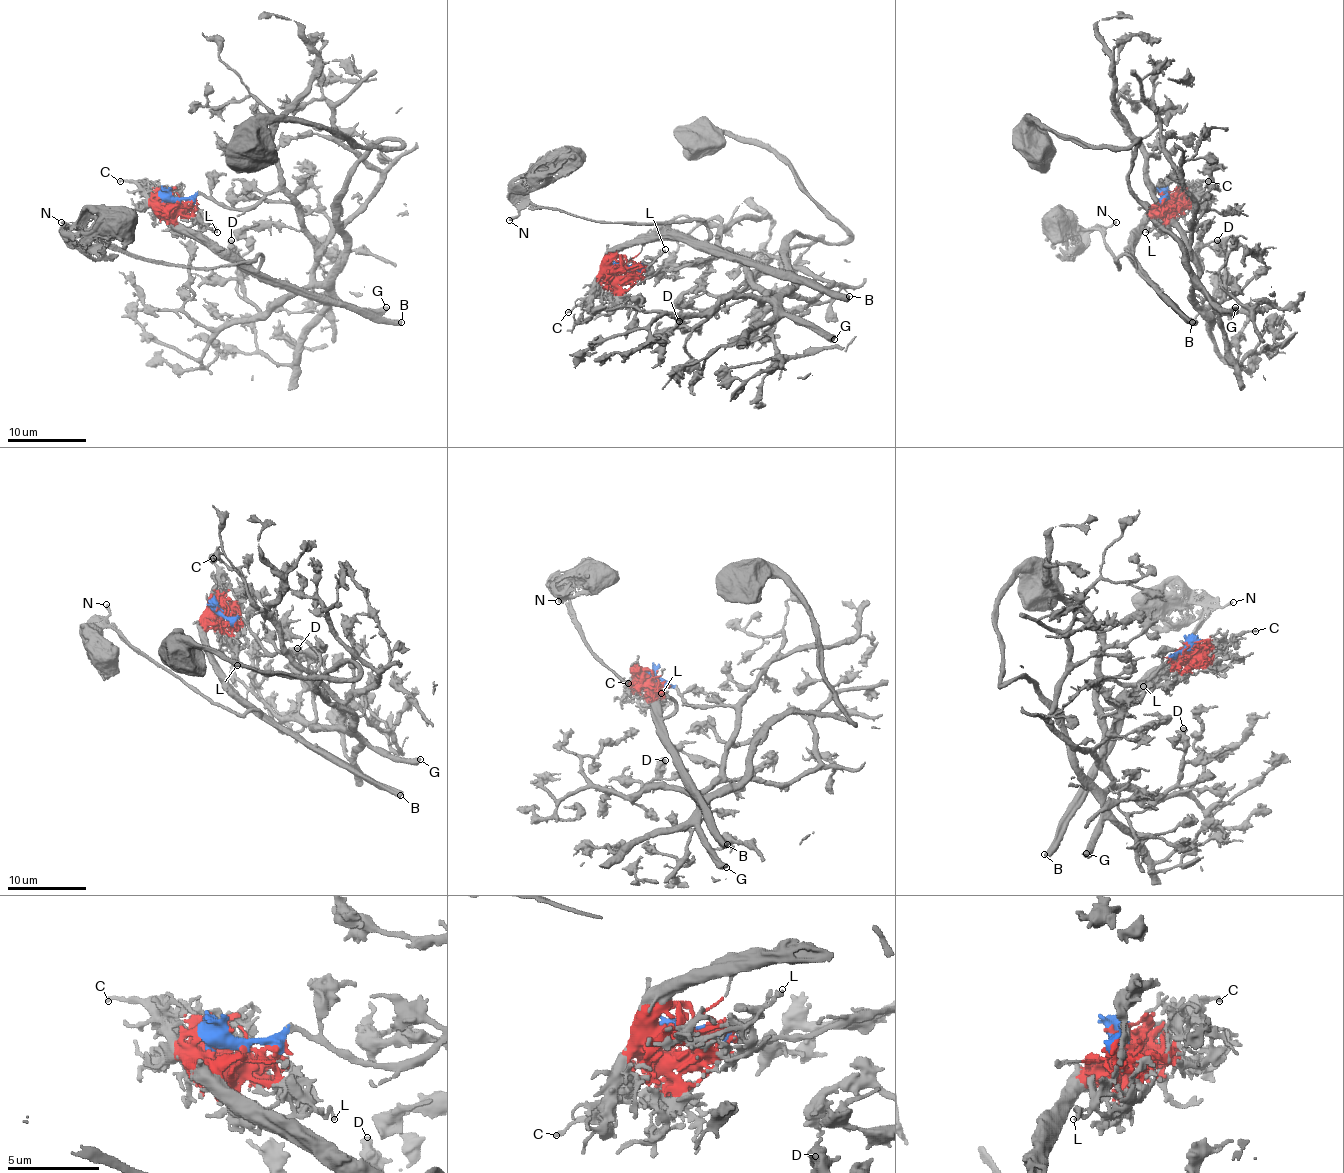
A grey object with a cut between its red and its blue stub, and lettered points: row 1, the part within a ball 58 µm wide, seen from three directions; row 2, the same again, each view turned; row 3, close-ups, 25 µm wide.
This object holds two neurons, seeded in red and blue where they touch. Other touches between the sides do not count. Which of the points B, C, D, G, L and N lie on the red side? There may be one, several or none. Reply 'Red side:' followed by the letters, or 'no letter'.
Red side: B, C, L, N

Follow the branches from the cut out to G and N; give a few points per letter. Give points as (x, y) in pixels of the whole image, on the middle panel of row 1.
G: (617, 269), (672, 271), (735, 257), (763, 290), (763, 302), (779, 304), (834, 340)
N: (619, 269), (617, 253), (637, 239), (704, 241), (708, 227), (599, 223), (544, 207), (508, 219)

